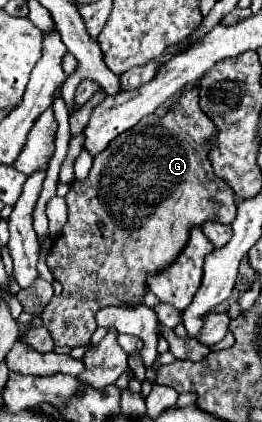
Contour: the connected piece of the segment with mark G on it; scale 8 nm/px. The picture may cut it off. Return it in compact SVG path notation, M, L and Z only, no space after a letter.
M197 87L185 89L185 93L177 101L177 105L171 107L165 117L157 117L157 115L143 117L133 129L121 133L117 139L113 139L109 143L109 147L103 153L99 153L93 159L93 167L91 167L91 171L89 171L89 175L87 175L85 181L71 185L69 193L65 195L65 201L69 205L69 217L67 217L67 223L65 223L61 235L53 239L53 245L51 245L49 257L47 257L47 267L51 269L55 281L59 281L63 285L63 291L61 291L59 297L53 297L49 301L49 305L41 313L43 325L51 331L55 345L67 345L67 347L83 347L83 345L89 345L91 343L89 339L91 339L91 335L97 329L95 313L99 309L109 307L109 305L115 305L115 307L135 307L135 305L139 305L143 301L145 293L147 293L147 273L159 273L159 269L165 269L167 265L171 265L171 261L175 261L175 257L179 257L179 253L187 245L189 233L191 233L193 227L203 227L205 221L219 221L223 225L231 225L231 221L235 219L235 209L237 209L235 207L235 193L213 173L213 167L211 167L211 163L207 159L207 151L209 151L207 149L207 139L213 137L215 133L217 133L215 131L215 125L209 123L209 119L199 109L199 89Z

